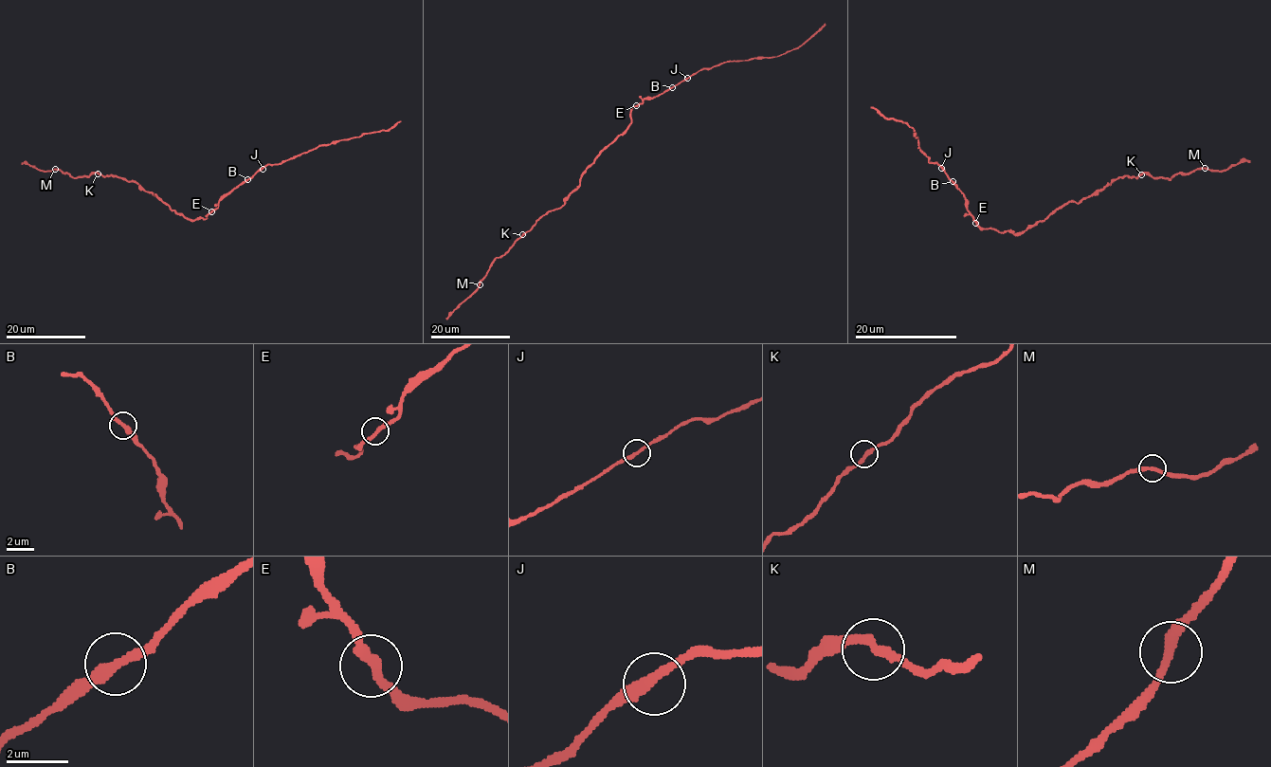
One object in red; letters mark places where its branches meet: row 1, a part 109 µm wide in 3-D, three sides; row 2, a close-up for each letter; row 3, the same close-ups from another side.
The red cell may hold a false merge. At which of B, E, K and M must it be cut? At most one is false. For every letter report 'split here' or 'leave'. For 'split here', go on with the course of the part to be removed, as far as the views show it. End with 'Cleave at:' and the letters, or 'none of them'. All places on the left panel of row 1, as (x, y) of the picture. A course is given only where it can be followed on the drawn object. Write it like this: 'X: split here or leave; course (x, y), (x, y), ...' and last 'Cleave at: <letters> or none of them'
B: leave
E: leave
K: leave
M: leave
Cleave at: none of them

